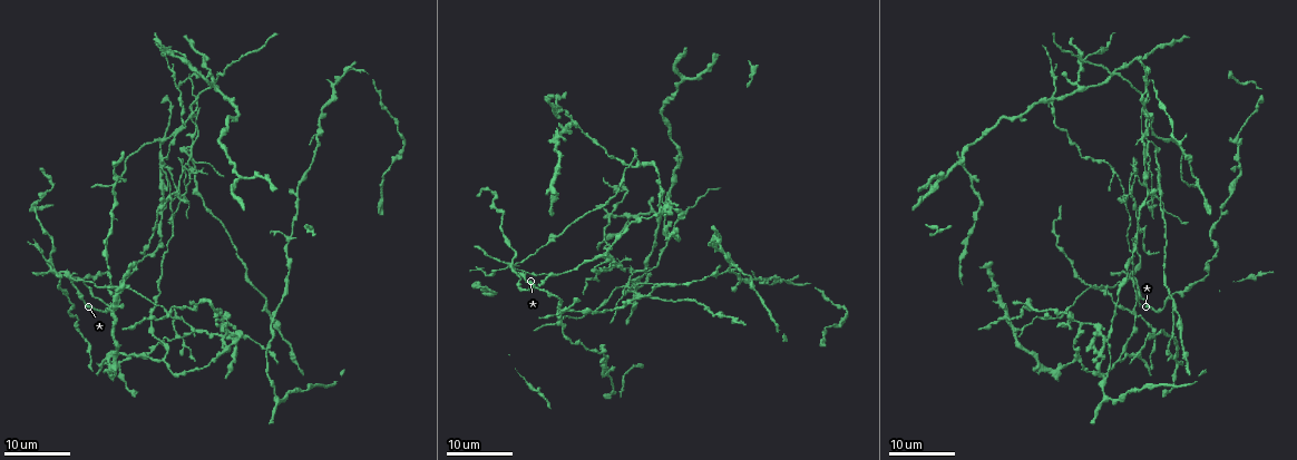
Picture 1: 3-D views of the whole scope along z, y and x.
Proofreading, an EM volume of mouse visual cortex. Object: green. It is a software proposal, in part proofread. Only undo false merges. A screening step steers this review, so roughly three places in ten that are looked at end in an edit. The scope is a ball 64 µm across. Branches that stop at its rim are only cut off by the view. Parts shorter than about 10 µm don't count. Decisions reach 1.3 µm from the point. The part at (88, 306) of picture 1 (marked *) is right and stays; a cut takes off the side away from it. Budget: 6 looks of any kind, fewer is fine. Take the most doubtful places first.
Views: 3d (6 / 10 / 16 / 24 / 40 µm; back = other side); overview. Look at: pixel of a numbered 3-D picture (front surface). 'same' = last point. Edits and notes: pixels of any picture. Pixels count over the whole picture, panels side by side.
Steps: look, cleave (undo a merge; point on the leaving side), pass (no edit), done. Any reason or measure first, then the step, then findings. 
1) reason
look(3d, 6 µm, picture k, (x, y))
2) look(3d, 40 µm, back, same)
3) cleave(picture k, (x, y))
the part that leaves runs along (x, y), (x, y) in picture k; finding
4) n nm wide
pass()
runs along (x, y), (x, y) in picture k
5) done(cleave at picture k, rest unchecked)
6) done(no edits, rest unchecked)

four arms meet
look(3d, 16 µm, picture 1, (627, 220))

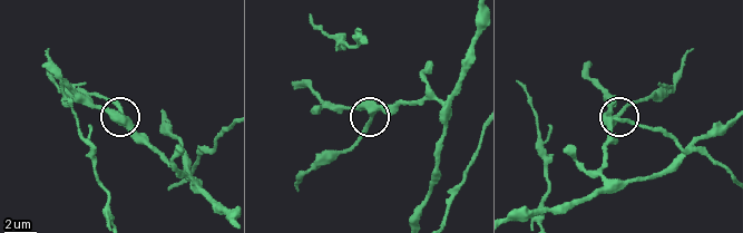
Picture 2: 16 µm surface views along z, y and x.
look(3d, 6 µm, picture 2, (369, 115))

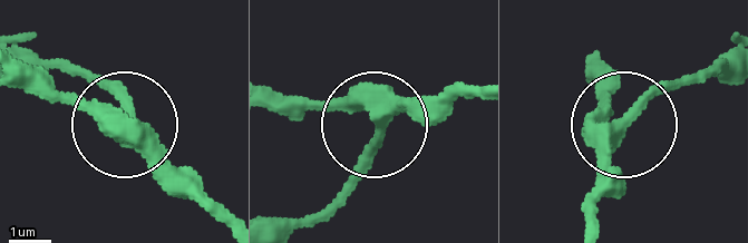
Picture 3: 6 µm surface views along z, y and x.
pass()
continuous, no second neuron

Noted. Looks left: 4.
three-way junction
look(3d, 16 µm, picture 1, (164, 358))

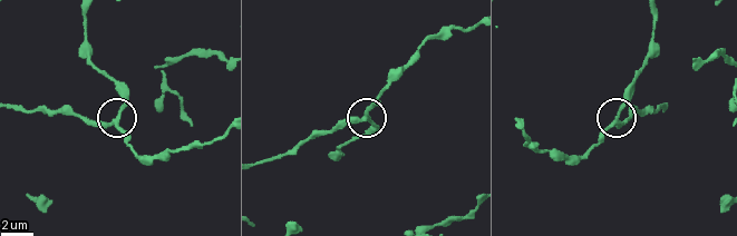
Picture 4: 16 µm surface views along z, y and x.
zoom in
look(3d, 10 µm, picture 4, (362, 117))

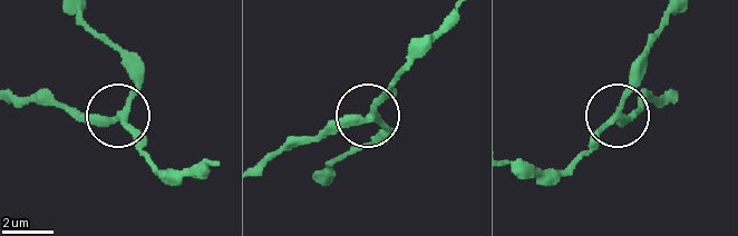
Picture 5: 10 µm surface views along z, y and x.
pass()
runs along (455, 15), (371, 110), (333, 120), (310, 136) in picture 5; continuous, no second neuron

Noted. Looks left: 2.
done(no edits, rest unchecked)

